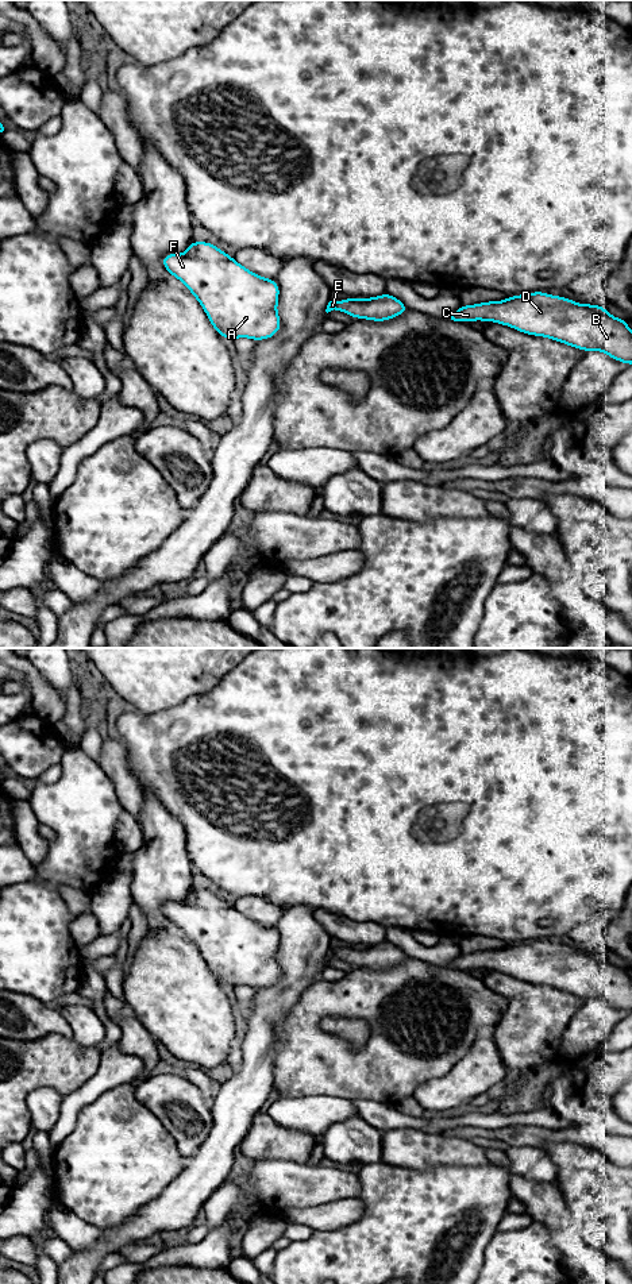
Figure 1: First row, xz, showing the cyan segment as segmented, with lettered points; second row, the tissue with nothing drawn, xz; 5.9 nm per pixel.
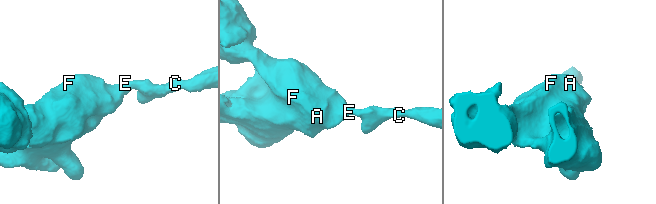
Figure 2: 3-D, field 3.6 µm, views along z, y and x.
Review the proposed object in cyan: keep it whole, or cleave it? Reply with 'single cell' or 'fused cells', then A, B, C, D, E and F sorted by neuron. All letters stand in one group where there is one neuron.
single cell; groups A B C D E F

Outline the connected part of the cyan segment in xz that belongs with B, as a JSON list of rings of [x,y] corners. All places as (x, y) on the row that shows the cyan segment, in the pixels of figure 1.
[[[546,292],[509,296],[504,301],[460,305],[448,319],[493,321],[532,336],[544,336],[582,351],[602,351],[632,365],[632,331],[605,306],[578,304]]]

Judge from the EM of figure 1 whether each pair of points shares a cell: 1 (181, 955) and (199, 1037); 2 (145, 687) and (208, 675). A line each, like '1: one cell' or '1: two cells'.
1: one cell
2: one cell

